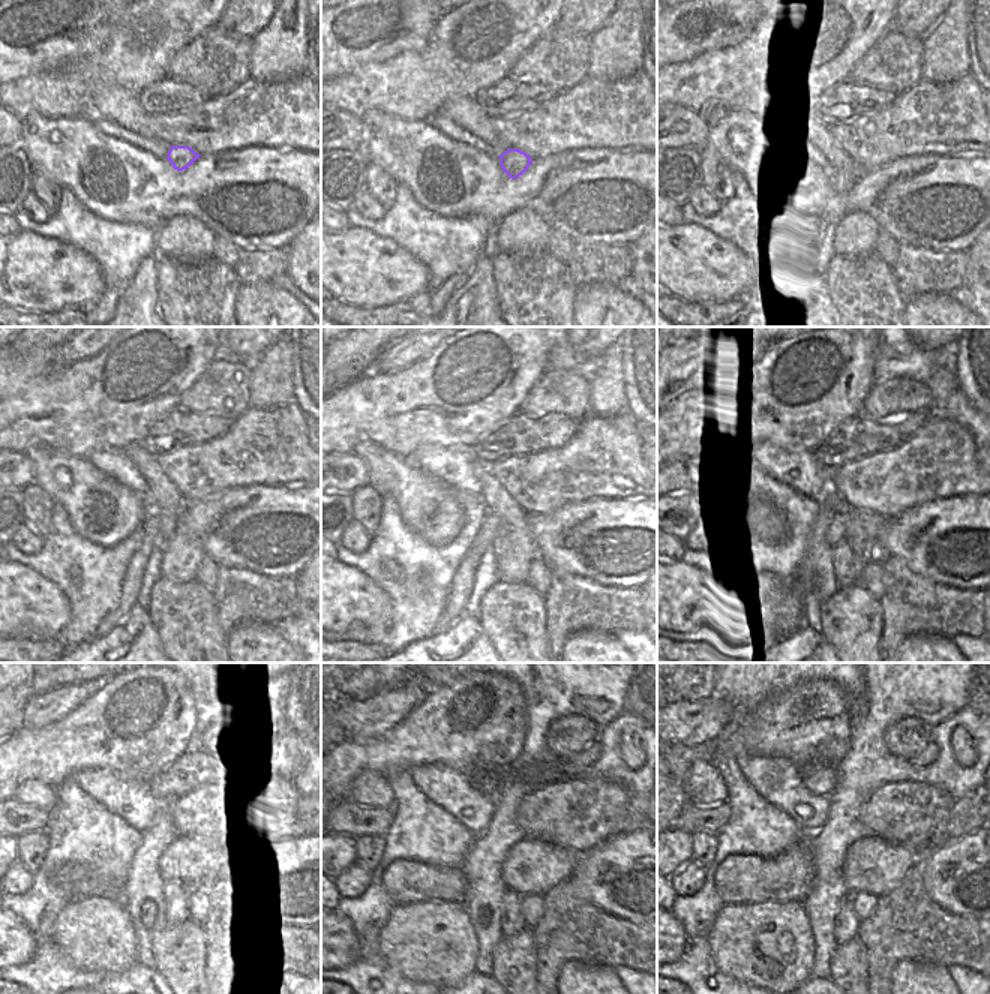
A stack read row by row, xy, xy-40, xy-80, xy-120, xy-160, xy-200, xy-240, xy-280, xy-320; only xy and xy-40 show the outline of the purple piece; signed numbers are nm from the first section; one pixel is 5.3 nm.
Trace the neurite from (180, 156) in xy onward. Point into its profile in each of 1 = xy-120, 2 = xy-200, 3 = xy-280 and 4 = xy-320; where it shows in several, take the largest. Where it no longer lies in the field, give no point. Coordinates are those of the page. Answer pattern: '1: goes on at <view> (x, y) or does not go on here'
1: goes on at xy-120 (168, 519)
2: goes on at xy-200 (842, 555)
3: goes on at xy-280 (512, 921)
4: goes on at xy-320 (846, 922)

